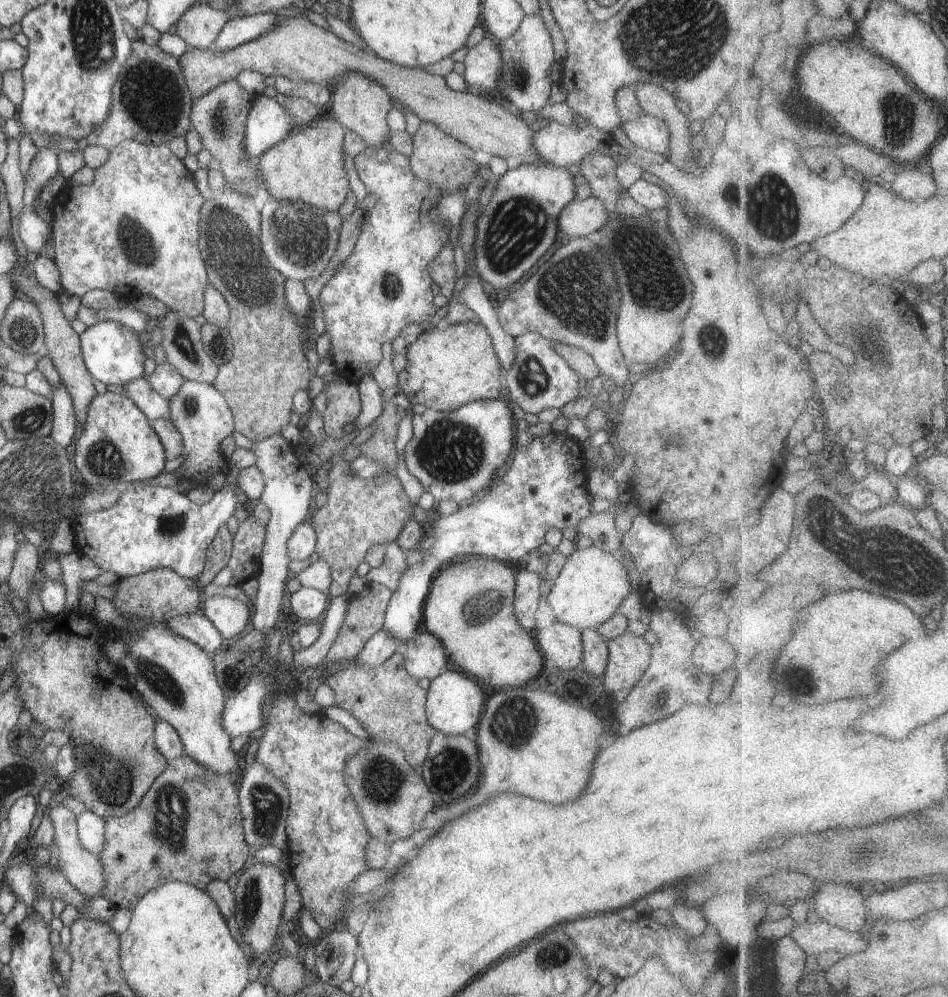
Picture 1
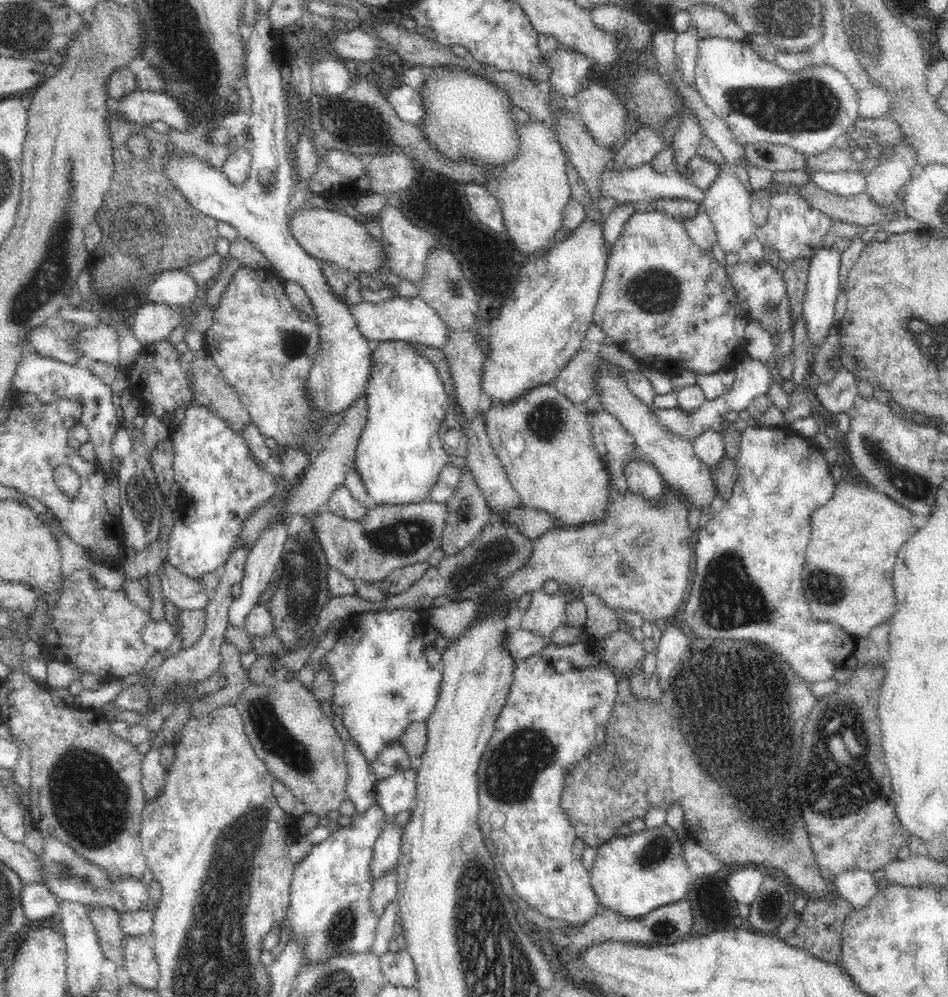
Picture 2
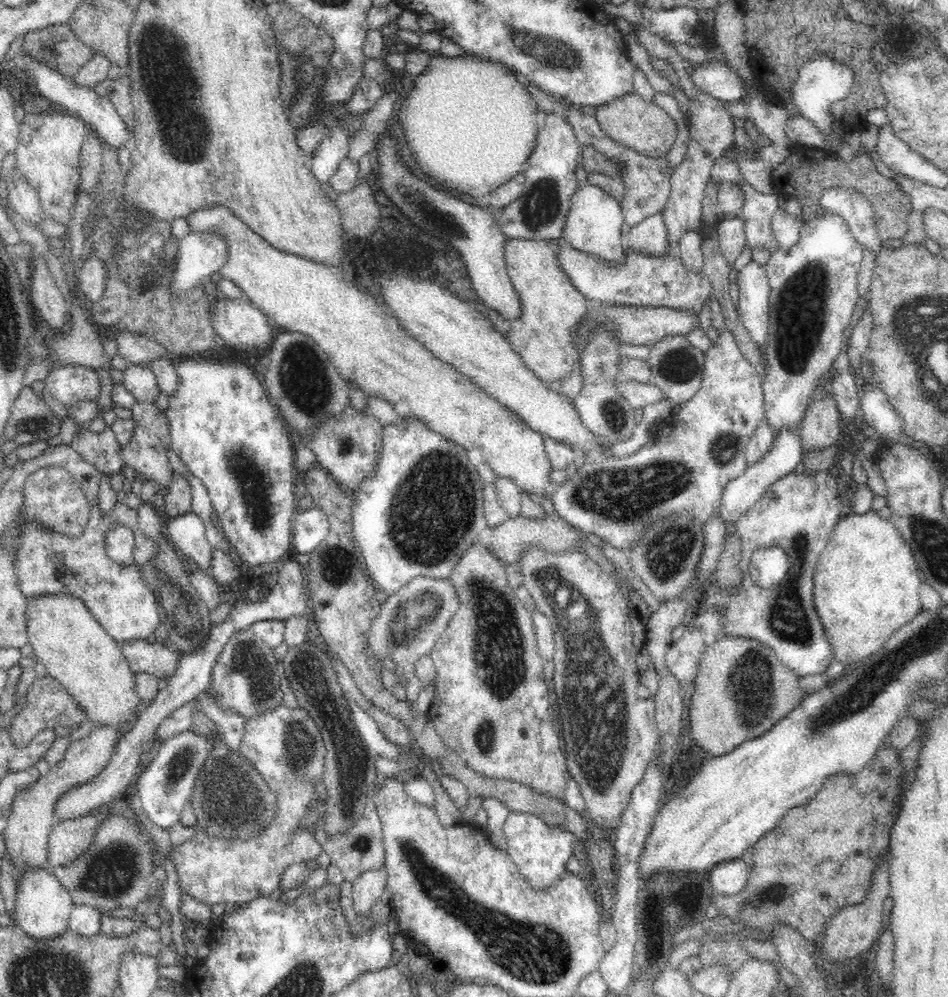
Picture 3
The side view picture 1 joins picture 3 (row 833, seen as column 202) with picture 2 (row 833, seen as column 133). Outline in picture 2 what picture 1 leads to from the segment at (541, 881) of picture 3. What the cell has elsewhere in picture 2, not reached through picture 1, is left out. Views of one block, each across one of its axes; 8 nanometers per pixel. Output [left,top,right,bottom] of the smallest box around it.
[477,654,619,925]

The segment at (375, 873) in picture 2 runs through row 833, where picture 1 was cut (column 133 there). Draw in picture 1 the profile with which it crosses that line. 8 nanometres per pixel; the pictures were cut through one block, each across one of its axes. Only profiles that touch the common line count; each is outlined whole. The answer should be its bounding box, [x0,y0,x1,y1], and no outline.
[122,375,170,421]

